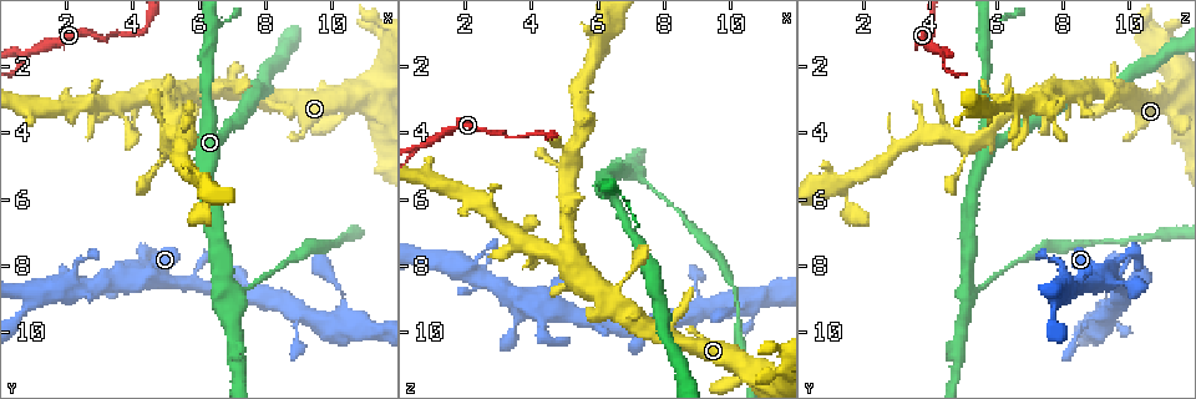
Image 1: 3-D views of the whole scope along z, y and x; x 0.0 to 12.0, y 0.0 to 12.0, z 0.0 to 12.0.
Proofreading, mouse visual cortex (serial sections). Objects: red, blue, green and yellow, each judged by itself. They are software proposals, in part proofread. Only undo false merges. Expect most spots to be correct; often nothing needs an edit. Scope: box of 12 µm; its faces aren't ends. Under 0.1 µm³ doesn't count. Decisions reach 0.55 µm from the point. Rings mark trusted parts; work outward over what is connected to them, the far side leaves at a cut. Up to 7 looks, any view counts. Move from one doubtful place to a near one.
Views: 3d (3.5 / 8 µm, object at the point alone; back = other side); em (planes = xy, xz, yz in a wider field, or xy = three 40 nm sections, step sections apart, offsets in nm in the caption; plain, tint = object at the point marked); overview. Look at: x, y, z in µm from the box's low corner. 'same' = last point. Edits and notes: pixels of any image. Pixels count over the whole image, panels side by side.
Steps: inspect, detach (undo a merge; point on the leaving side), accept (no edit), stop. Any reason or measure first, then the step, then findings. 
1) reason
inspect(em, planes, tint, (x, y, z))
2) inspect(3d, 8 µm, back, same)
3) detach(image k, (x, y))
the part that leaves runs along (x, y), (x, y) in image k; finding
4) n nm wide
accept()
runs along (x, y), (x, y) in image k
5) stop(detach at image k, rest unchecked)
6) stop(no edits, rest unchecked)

abrupt turn
inspect(3d, 8 µm, (10.6, 3.3, 11.3))

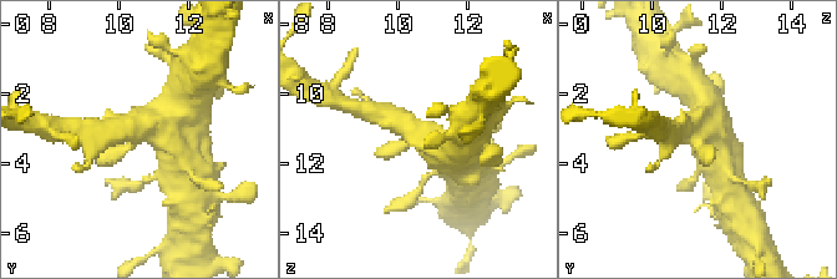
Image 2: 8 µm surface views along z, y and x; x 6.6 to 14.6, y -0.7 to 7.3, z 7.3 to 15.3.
inspect(3d, 3.5 µm, (10.5, 3.2, 11.3))

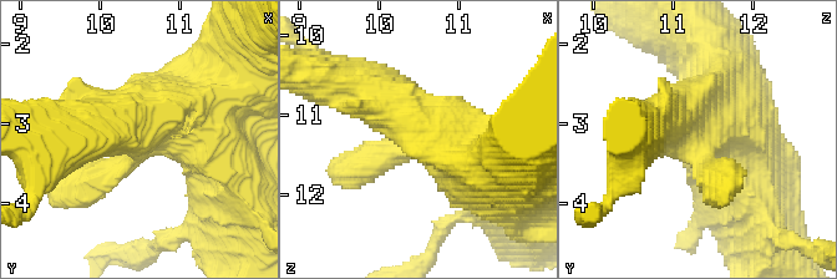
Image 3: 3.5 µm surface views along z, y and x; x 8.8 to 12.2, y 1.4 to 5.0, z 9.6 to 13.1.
accept()
runs along (653, 123), (678, 120), (719, 177) in image 3; one cell here

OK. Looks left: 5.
abrupt turn
inspect(3d, 3.5 µm, (10.4, 9.3, 9.2))

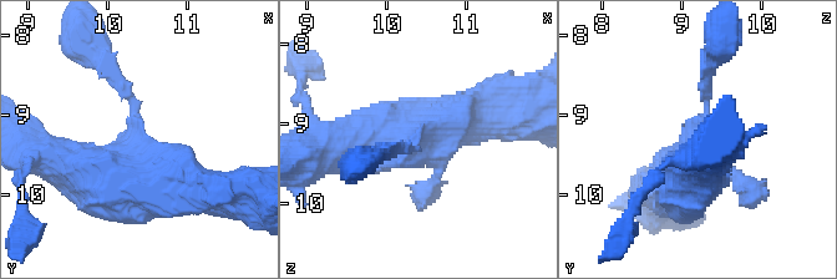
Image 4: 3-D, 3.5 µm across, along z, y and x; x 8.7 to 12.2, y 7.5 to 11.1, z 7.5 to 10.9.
inspect(em, xy, step 5, tint, (10.35, 9.35, 9.25))

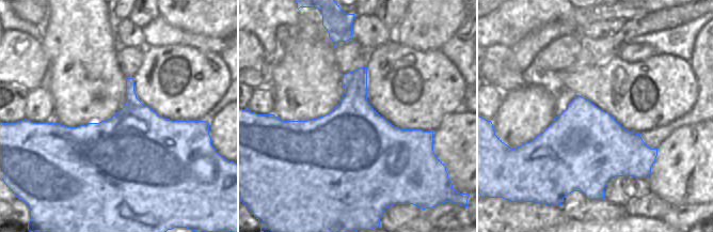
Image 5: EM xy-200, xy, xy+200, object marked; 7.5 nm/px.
accept()
runs along (50, 157), (199, 192) in image 4; all the same cell

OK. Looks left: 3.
inspect(3d, 3.5 µm, back, (6.8, 8.6, 5.2))

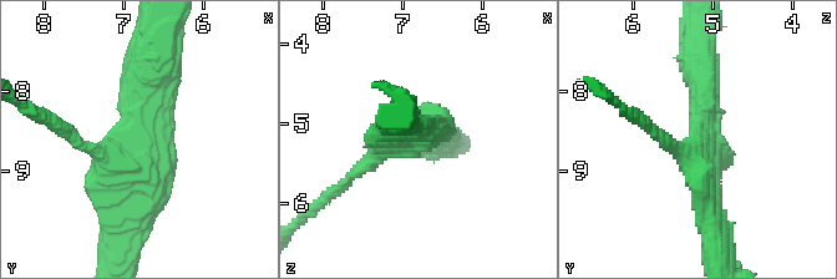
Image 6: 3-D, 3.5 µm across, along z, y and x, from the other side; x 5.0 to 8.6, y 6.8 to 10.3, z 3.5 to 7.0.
inspect(em, xy, step 5, tint, (6.85, 8.60, 5.15))

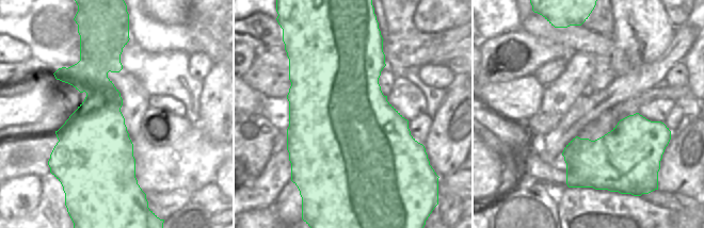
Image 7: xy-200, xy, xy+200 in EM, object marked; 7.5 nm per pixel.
another direction
inspect(em, planes, tint, same)

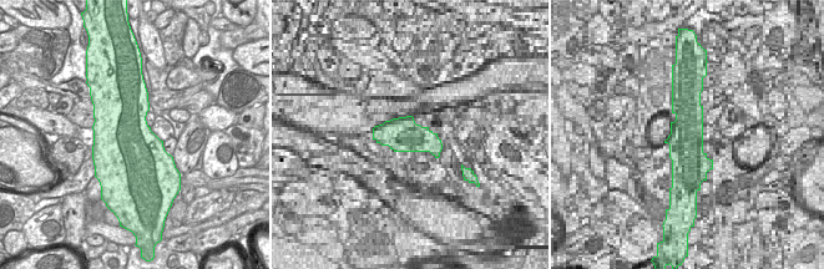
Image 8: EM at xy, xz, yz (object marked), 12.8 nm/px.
accept()
runs along (158, 56), (128, 213) in image 6; continuous, no second cell

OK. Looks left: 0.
stop(no edits, rest unchecked)

